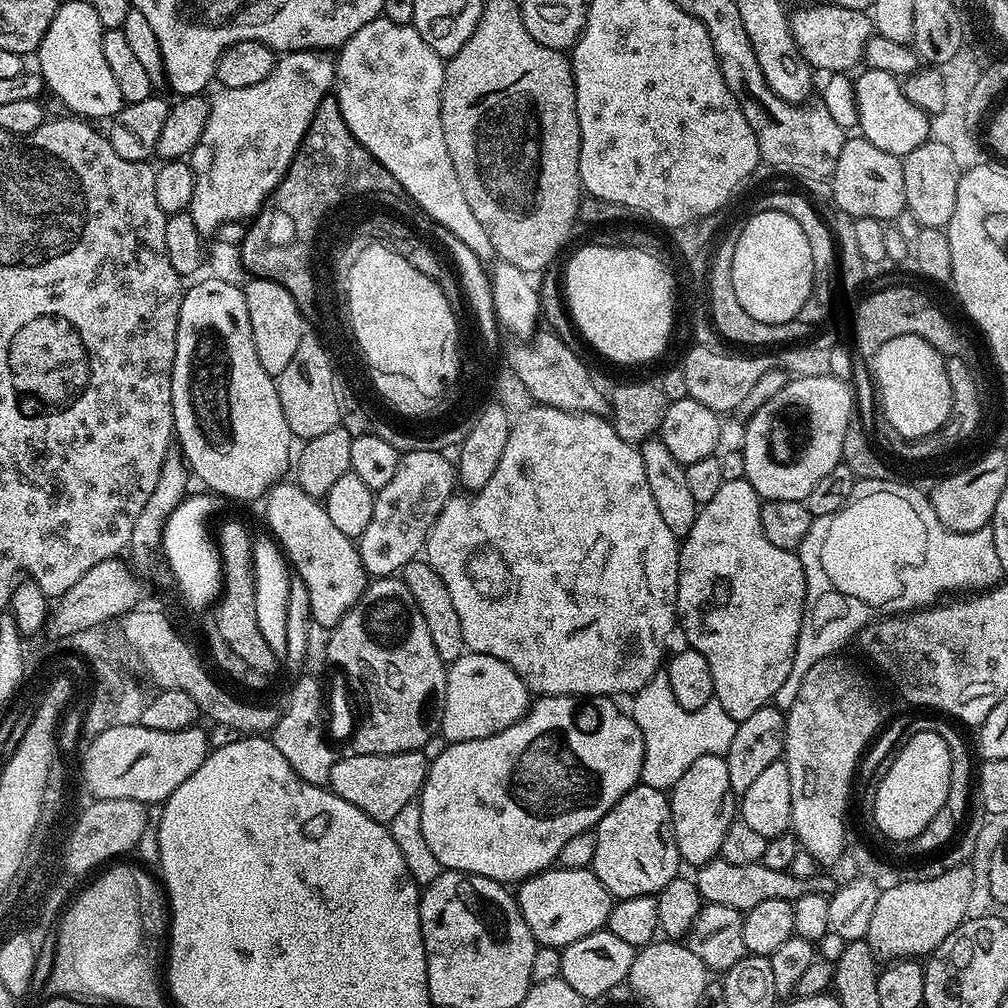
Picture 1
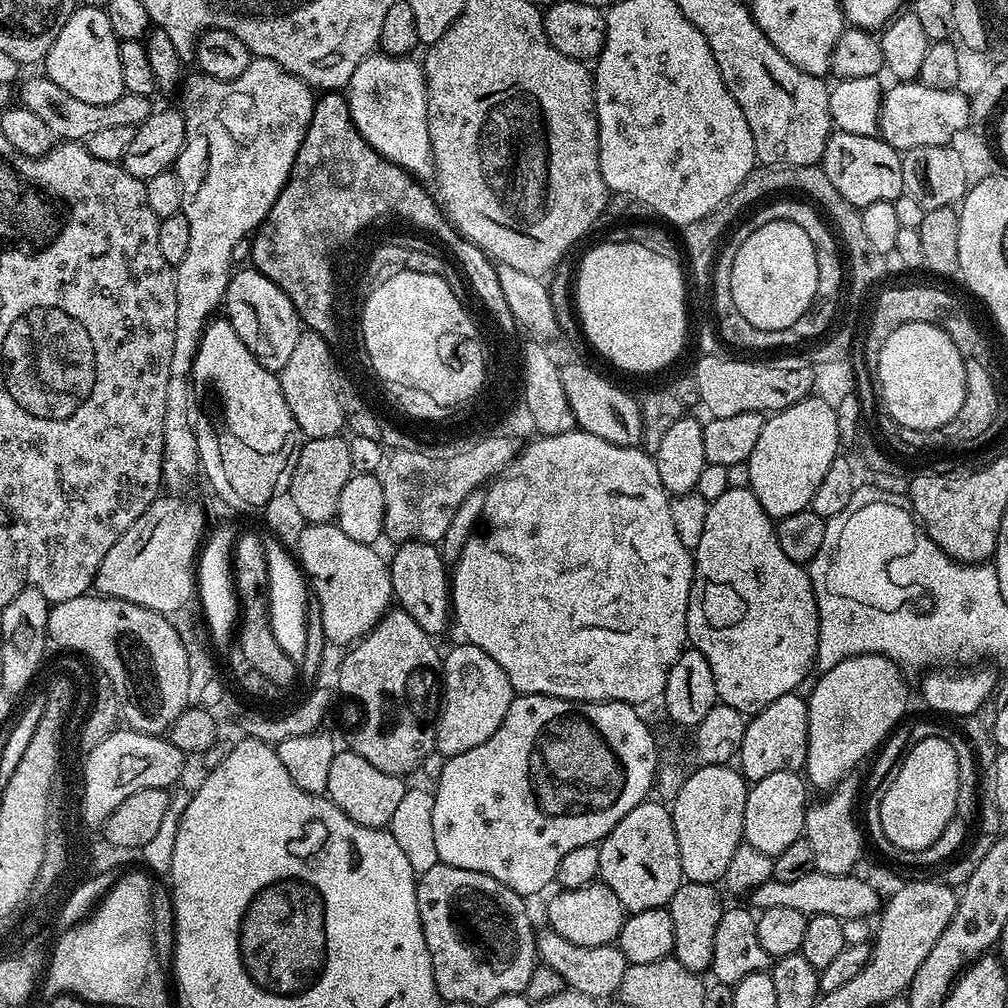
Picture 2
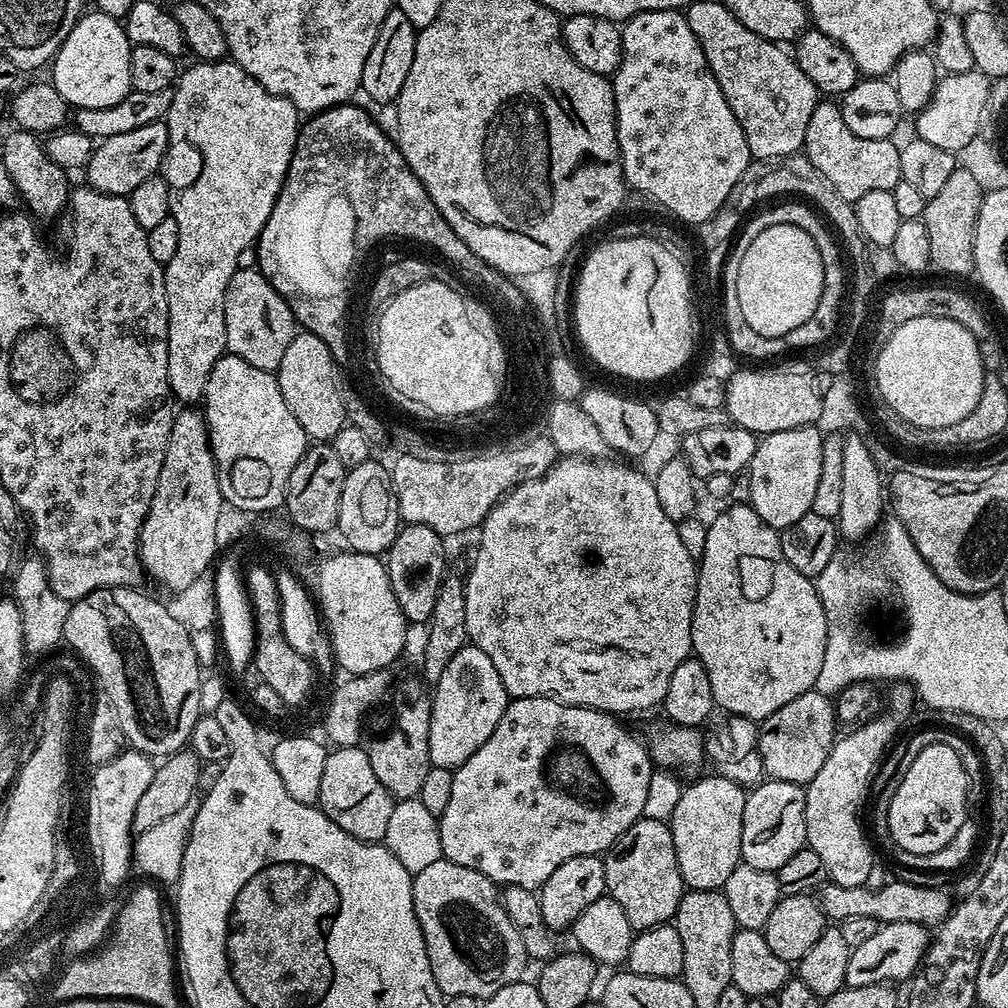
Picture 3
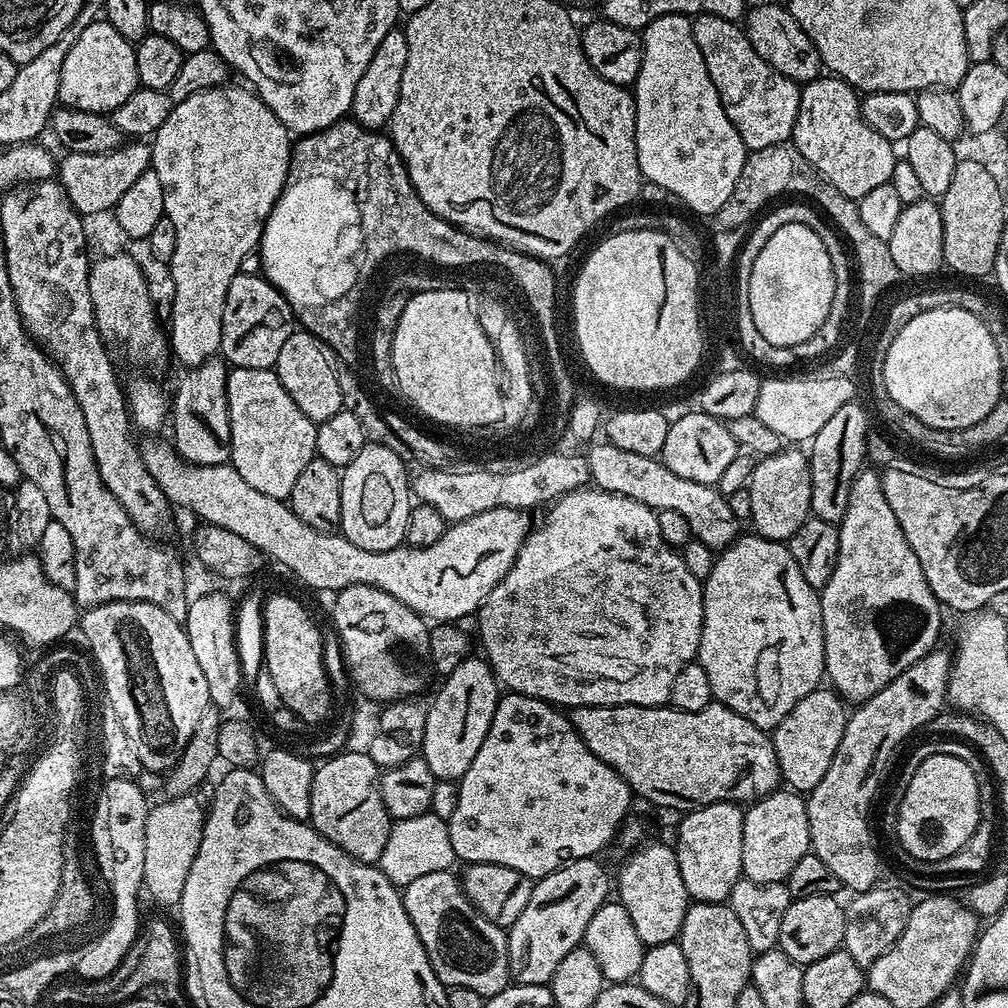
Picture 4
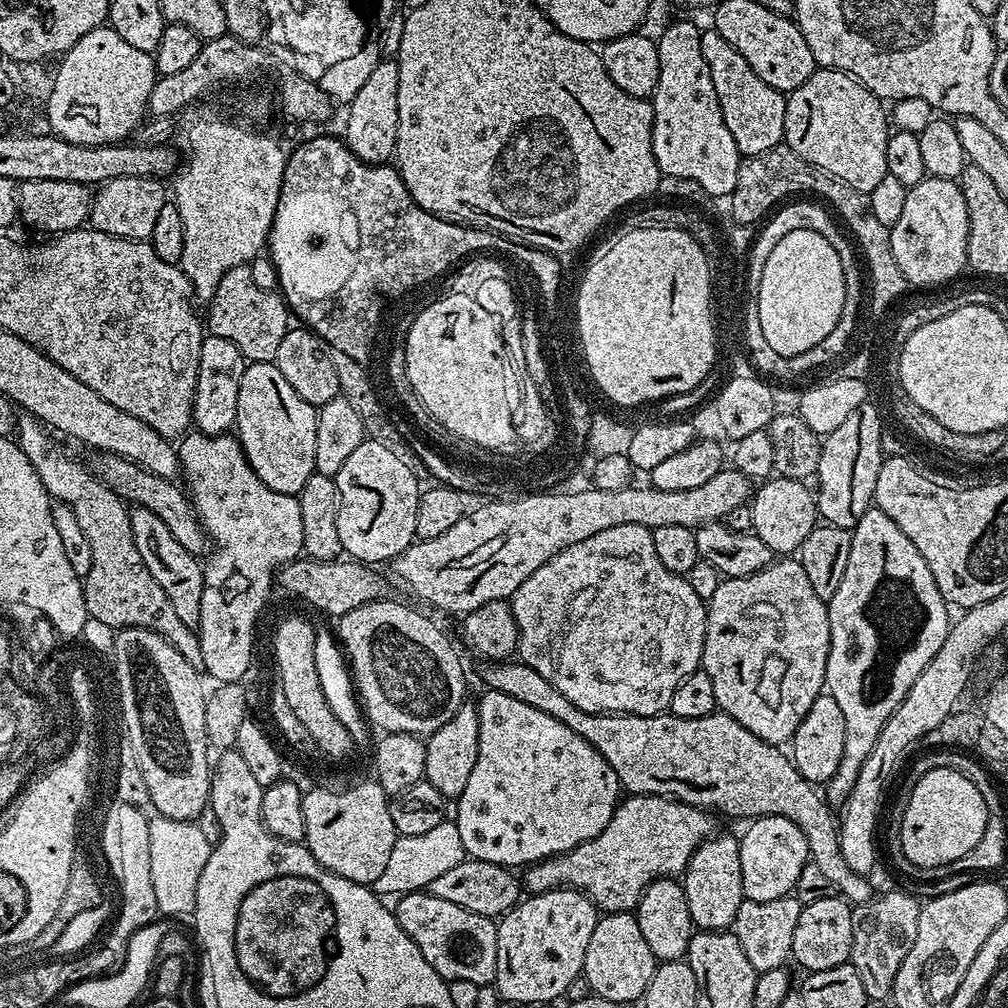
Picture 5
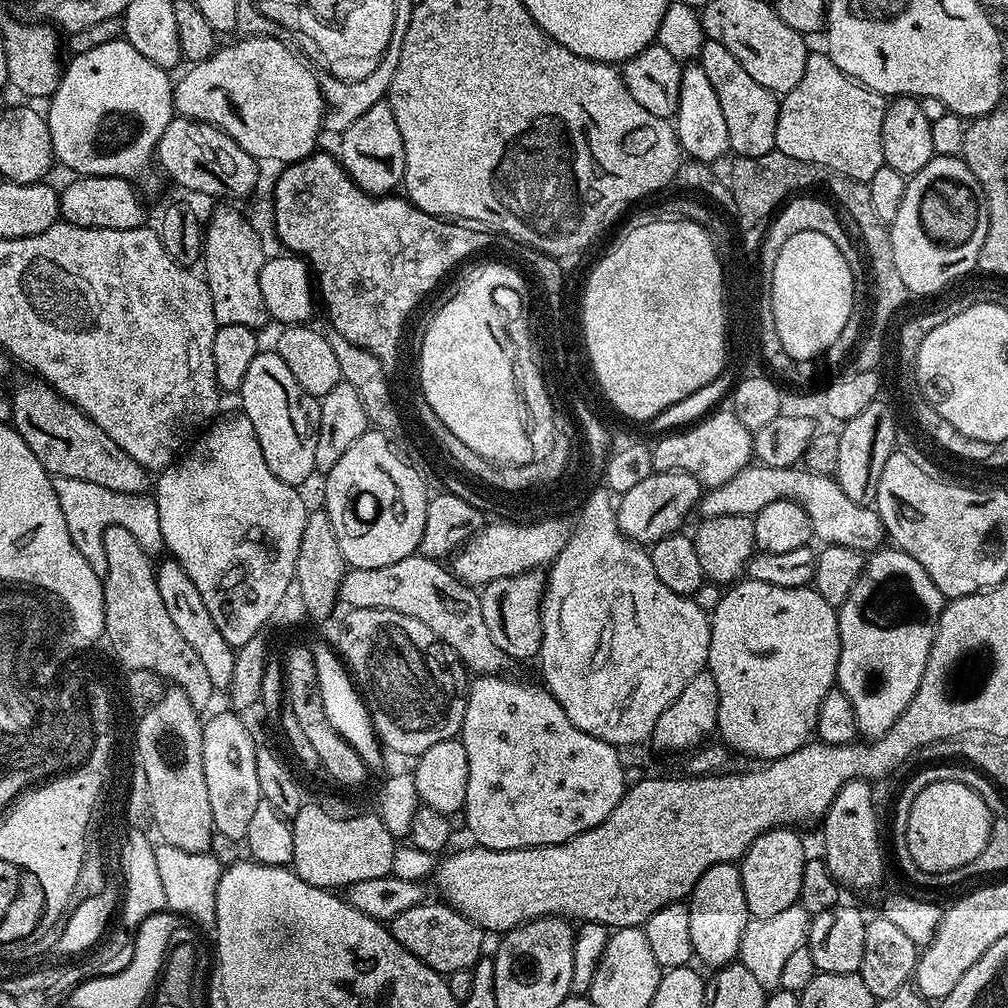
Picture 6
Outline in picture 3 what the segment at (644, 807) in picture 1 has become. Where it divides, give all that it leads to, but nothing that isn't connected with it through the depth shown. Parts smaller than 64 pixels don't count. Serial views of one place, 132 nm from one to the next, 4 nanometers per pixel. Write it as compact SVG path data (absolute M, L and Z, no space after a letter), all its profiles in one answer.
M638 819L630 830L626 830L618 837L612 847L603 857L604 862L604 886L607 895L622 906L626 913L630 926L636 932L645 932L647 928L653 928L659 924L669 923L675 917L678 910L678 902L684 896L686 885L682 874L678 870L678 858L674 854L674 838L671 827L662 820Z

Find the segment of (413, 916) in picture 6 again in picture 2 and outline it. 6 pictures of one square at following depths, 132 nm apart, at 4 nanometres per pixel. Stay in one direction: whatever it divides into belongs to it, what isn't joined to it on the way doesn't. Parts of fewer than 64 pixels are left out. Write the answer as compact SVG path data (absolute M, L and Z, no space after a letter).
M438 863L430 870L419 873L416 881L418 914L430 950L434 982L441 1001L470 1002L486 1006L503 996L524 994L528 991L530 974L538 967L536 954L537 929L532 928L525 897L502 886L486 874L462 870L458 866Z

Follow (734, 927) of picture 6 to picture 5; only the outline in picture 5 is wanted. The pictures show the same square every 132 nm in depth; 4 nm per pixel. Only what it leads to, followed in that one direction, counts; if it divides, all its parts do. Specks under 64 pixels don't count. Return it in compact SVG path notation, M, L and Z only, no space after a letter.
M713 835L692 851L688 867L682 873L686 894L686 906L690 906L690 918L700 930L731 929L738 914L738 906L744 901L742 890L742 858L740 841L734 835Z

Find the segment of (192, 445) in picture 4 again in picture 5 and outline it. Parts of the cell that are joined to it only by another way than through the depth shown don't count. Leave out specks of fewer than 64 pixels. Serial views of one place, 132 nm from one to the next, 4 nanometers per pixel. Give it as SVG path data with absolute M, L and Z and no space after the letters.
M205 335L202 350L198 358L198 382L192 407L192 424L208 436L227 433L235 425L238 410L238 386L242 382L242 374L246 367L244 355L234 346L234 342L226 342L226 338Z

